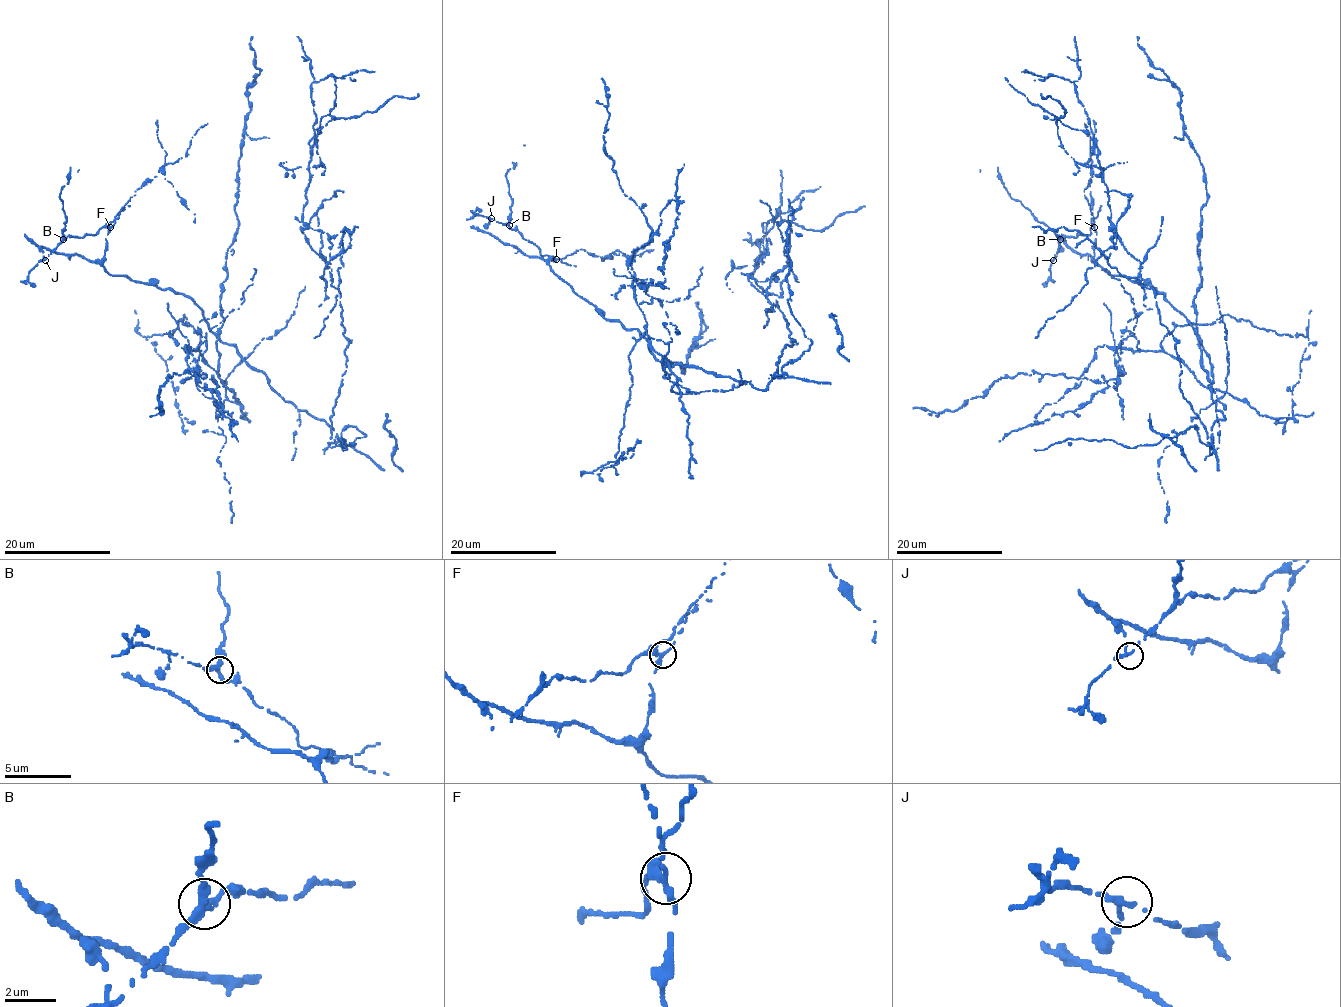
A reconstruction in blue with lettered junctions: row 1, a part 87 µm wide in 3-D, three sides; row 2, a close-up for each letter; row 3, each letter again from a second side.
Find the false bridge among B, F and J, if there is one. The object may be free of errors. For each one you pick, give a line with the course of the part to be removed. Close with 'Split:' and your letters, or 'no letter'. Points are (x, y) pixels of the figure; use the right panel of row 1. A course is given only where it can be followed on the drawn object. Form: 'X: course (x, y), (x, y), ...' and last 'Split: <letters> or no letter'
F: course (1094, 227), (1093, 259), (1196, 333), (1211, 430), (1090, 137), (1041, 93)
Split: F

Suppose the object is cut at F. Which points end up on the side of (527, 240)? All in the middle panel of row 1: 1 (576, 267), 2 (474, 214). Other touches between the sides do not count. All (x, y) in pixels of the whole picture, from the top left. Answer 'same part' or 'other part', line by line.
1: same part
2: same part

